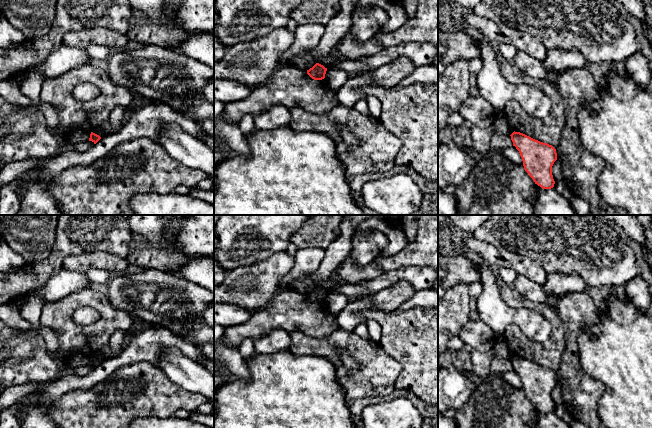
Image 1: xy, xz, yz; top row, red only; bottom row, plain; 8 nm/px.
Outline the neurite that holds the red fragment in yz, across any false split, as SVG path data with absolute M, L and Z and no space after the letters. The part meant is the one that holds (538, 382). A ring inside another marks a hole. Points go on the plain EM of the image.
M513 356L513 370L519 375L525 395L543 413L554 411L552 390L557 384L556 373L523 357Z

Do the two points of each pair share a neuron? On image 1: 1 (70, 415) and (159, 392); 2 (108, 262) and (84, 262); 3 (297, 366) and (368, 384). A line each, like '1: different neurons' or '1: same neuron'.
1: same neuron
2: same neuron
3: different neurons

